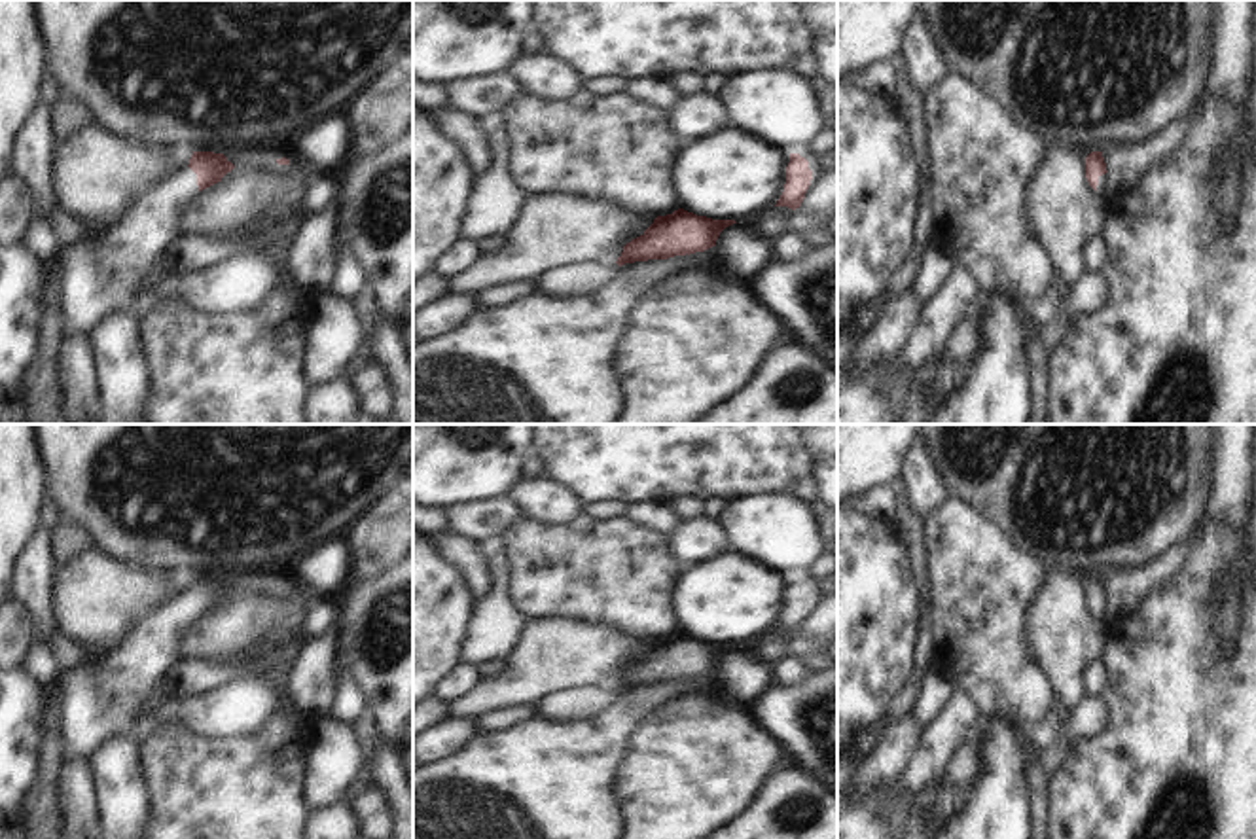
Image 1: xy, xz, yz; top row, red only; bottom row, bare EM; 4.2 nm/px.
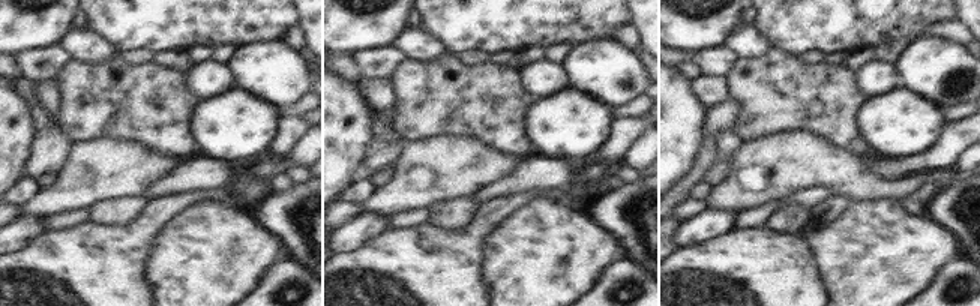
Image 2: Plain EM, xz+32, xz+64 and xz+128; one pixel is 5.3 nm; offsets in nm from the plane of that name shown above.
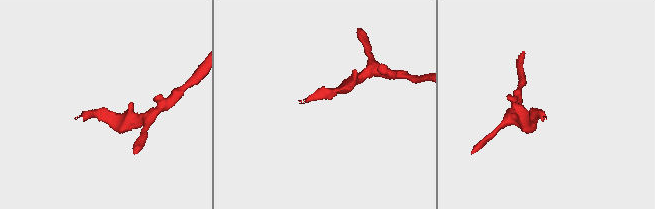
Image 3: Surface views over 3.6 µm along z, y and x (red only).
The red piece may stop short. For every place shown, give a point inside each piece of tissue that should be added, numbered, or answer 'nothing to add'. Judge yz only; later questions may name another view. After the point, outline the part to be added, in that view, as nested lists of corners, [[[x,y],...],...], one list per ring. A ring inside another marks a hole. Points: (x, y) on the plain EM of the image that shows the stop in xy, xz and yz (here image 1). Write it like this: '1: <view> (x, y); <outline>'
1: yz (1103, 605); [[[1108,597],[1099,600],[1099,610],[1097,610],[1097,619],[1110,629],[1112,627],[1112,619],[1108,617]]]

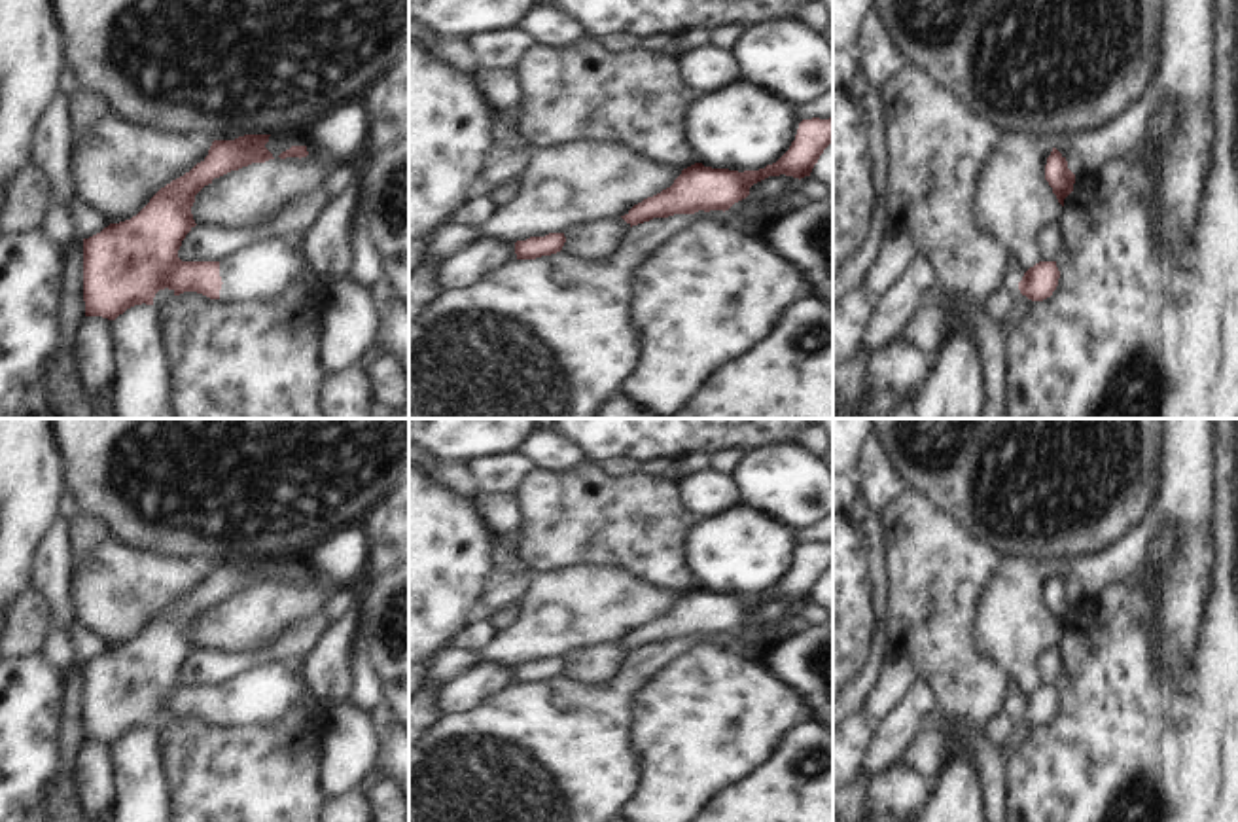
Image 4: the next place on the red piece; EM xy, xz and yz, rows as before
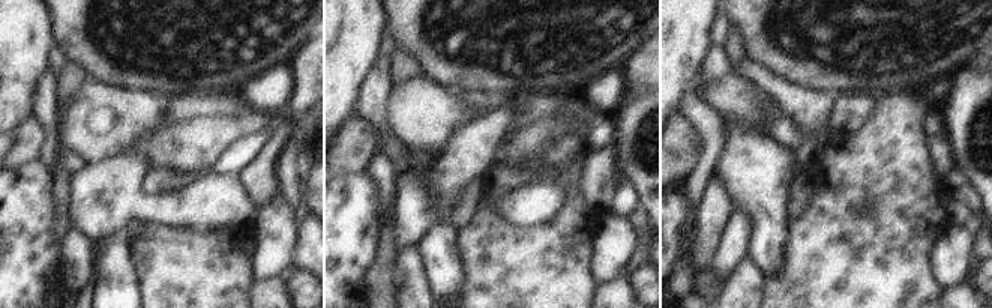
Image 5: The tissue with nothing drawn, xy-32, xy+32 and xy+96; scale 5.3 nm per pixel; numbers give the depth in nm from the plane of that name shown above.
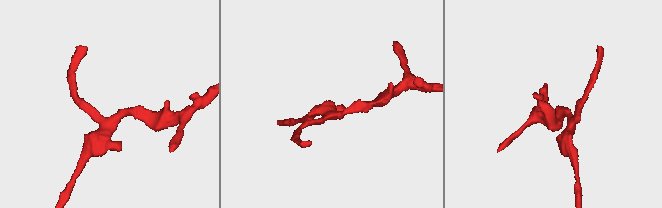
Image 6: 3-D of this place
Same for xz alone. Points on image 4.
nothing to add

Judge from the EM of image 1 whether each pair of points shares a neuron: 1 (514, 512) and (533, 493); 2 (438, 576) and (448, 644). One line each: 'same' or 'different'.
1: different
2: same

